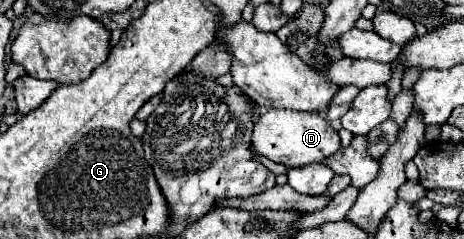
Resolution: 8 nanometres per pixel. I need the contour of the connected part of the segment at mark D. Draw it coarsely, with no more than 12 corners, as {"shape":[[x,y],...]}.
{"shape":[[268,108],[252,150],[288,168],[324,162],[340,148],[316,112]]}

